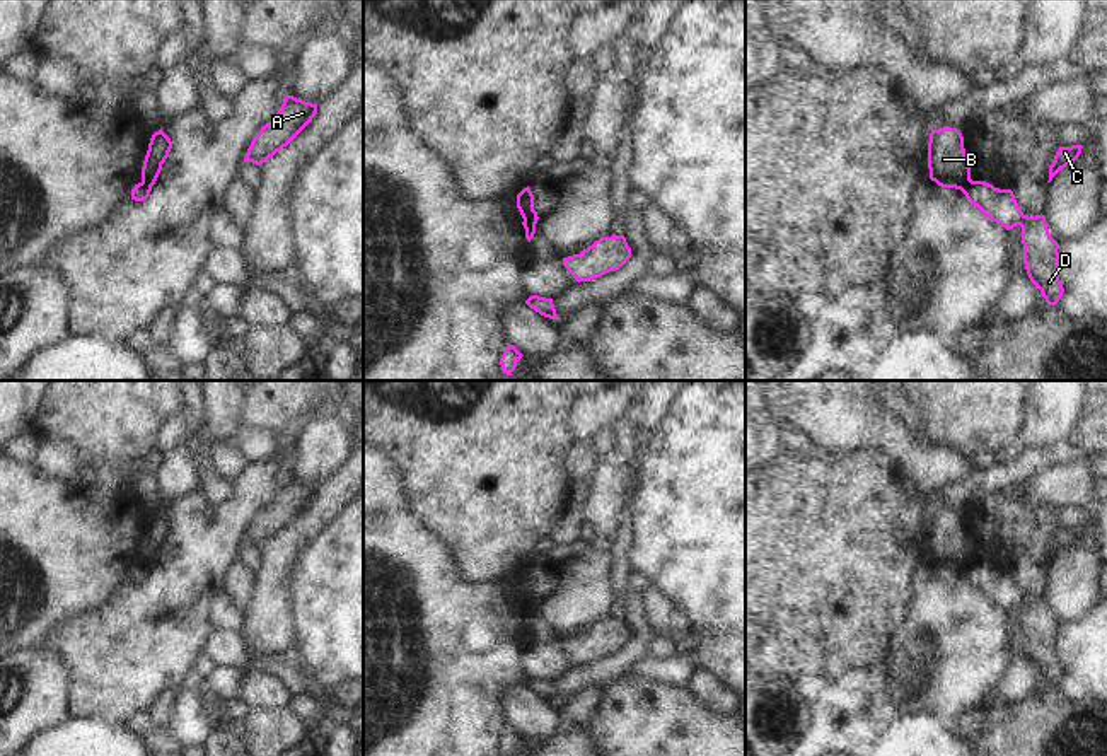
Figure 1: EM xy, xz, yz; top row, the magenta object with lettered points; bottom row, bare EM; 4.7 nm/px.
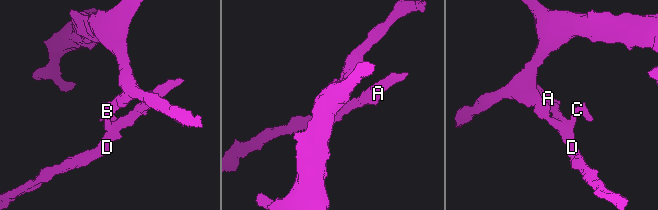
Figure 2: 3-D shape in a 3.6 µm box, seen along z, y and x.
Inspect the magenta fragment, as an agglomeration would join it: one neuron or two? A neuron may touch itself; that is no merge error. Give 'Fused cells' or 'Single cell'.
Fused cells

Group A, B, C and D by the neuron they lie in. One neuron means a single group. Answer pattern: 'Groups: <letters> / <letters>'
Groups: A C D / B

